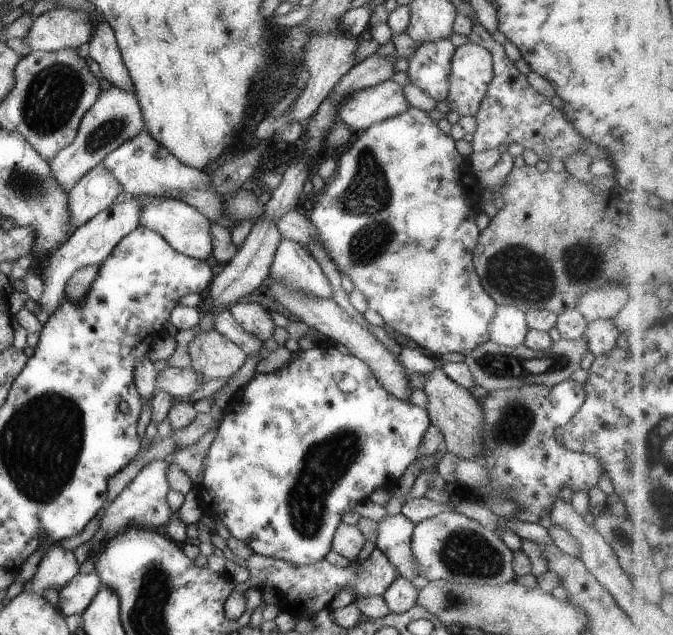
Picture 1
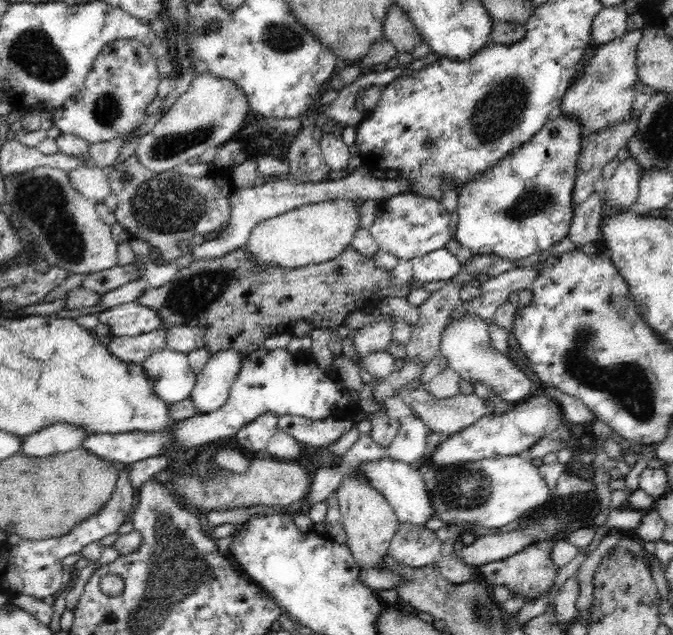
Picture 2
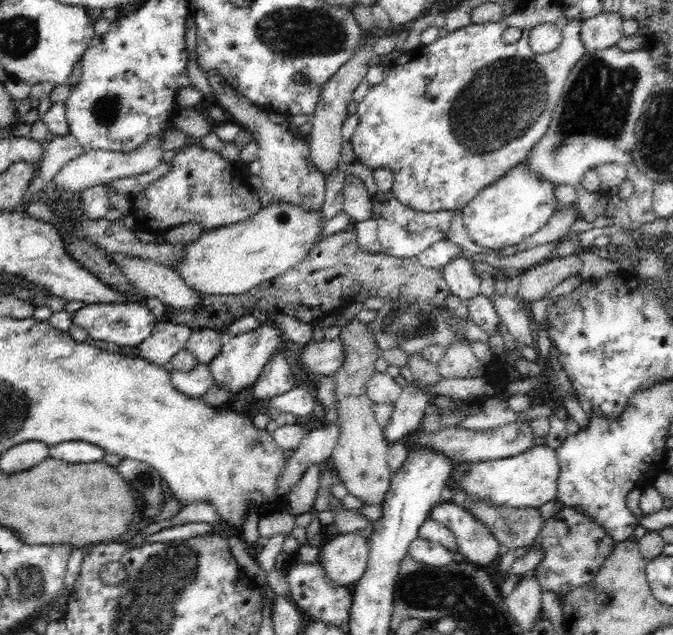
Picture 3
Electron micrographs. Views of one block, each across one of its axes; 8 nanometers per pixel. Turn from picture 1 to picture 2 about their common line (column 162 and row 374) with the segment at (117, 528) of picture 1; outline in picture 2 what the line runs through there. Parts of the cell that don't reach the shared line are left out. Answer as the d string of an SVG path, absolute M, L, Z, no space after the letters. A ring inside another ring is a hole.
M456 315L445 324L441 338L440 353L447 358L450 367L462 379L483 382L507 404L519 405L531 396L532 380L519 366L491 345L489 323L476 315Z

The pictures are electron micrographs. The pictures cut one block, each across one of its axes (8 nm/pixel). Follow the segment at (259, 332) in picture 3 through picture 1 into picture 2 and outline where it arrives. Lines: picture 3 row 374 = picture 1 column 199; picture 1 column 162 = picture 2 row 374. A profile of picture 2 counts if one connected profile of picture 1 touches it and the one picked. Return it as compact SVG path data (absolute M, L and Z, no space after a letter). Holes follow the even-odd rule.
M234 349L211 353L204 368L197 373L189 396L201 415L218 410L228 401L230 384L240 372L243 360L242 353Z

